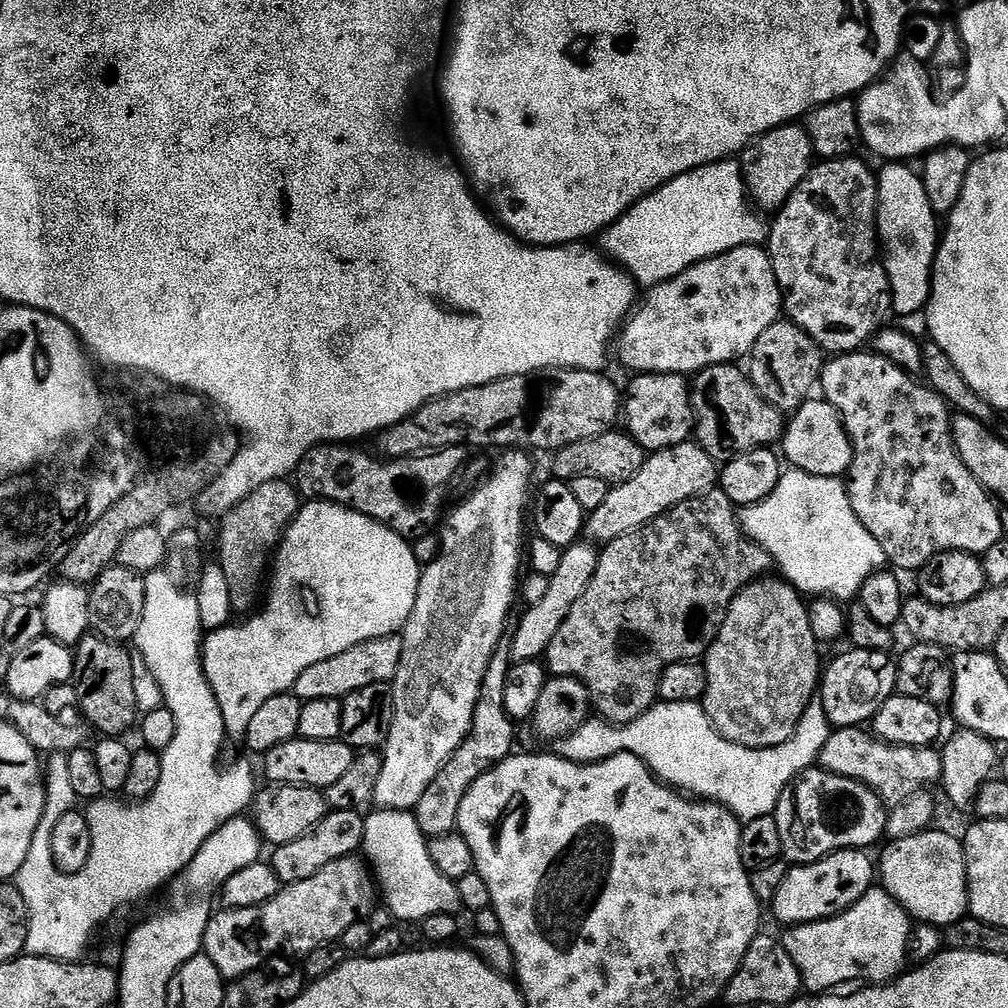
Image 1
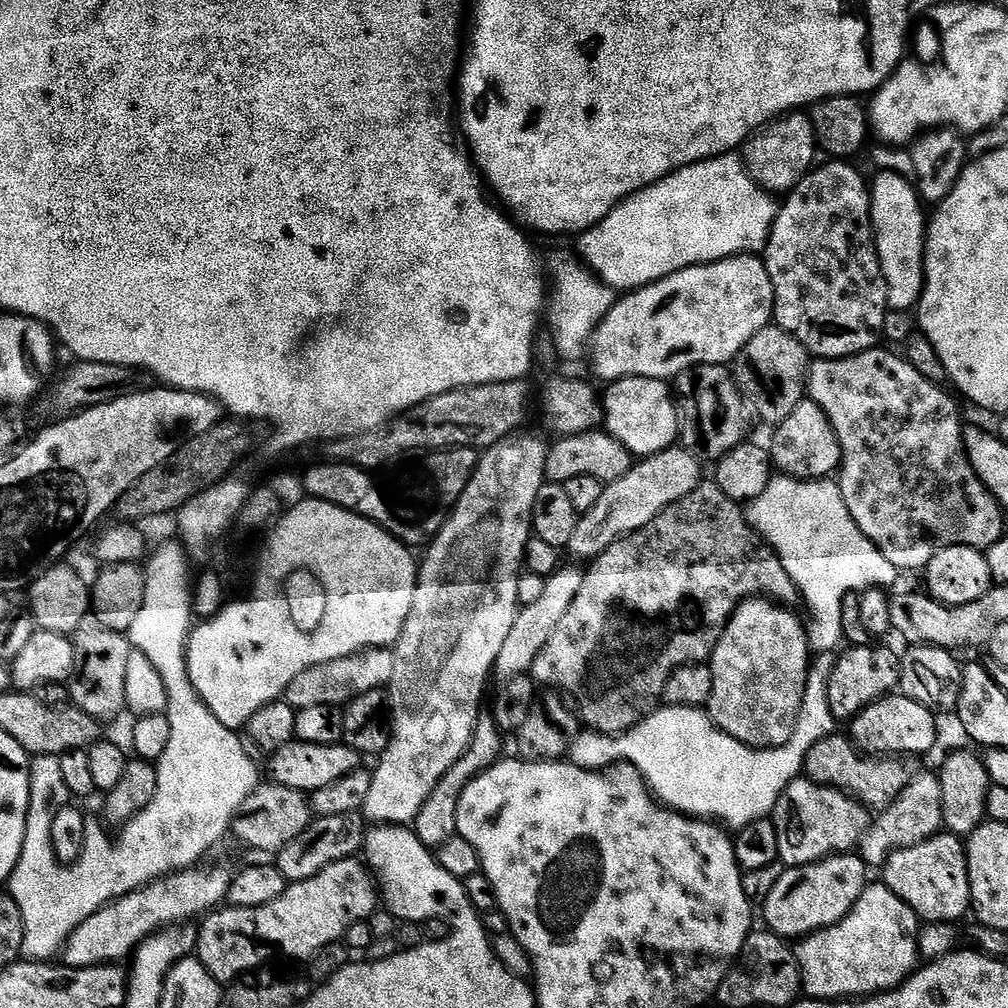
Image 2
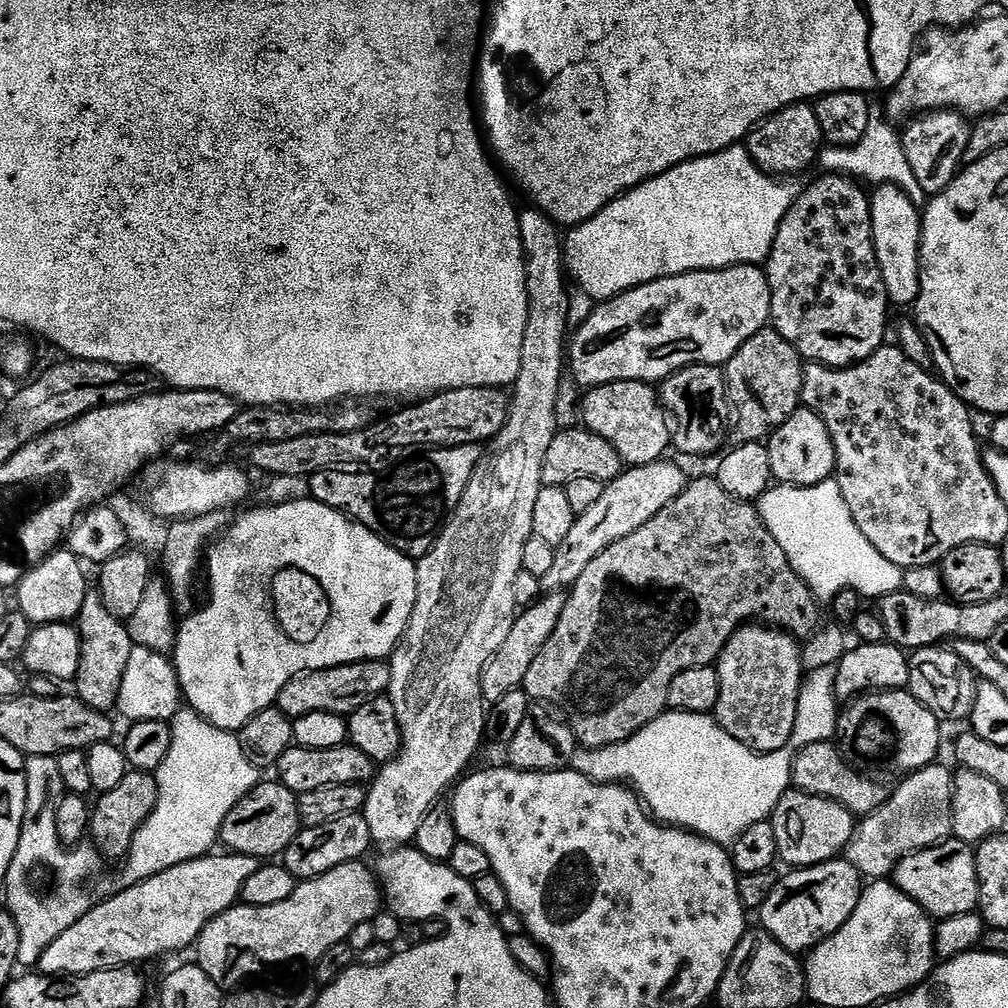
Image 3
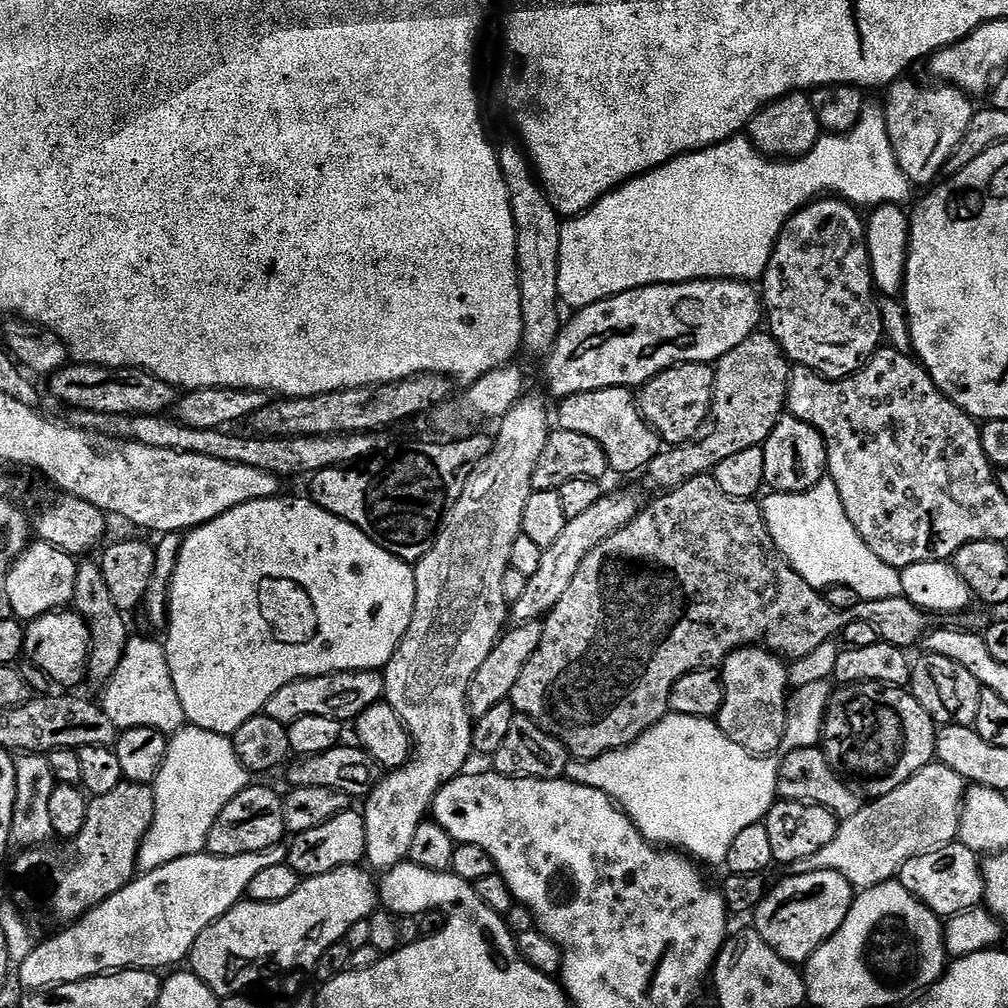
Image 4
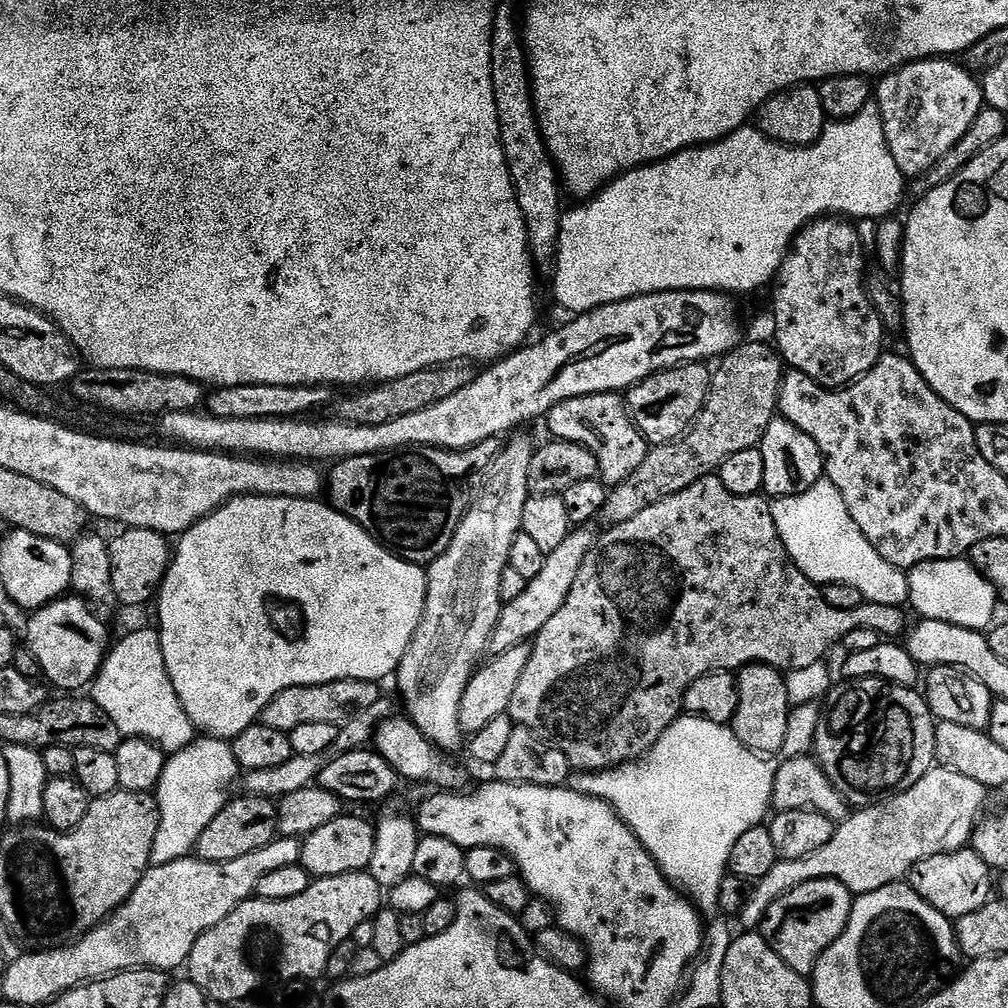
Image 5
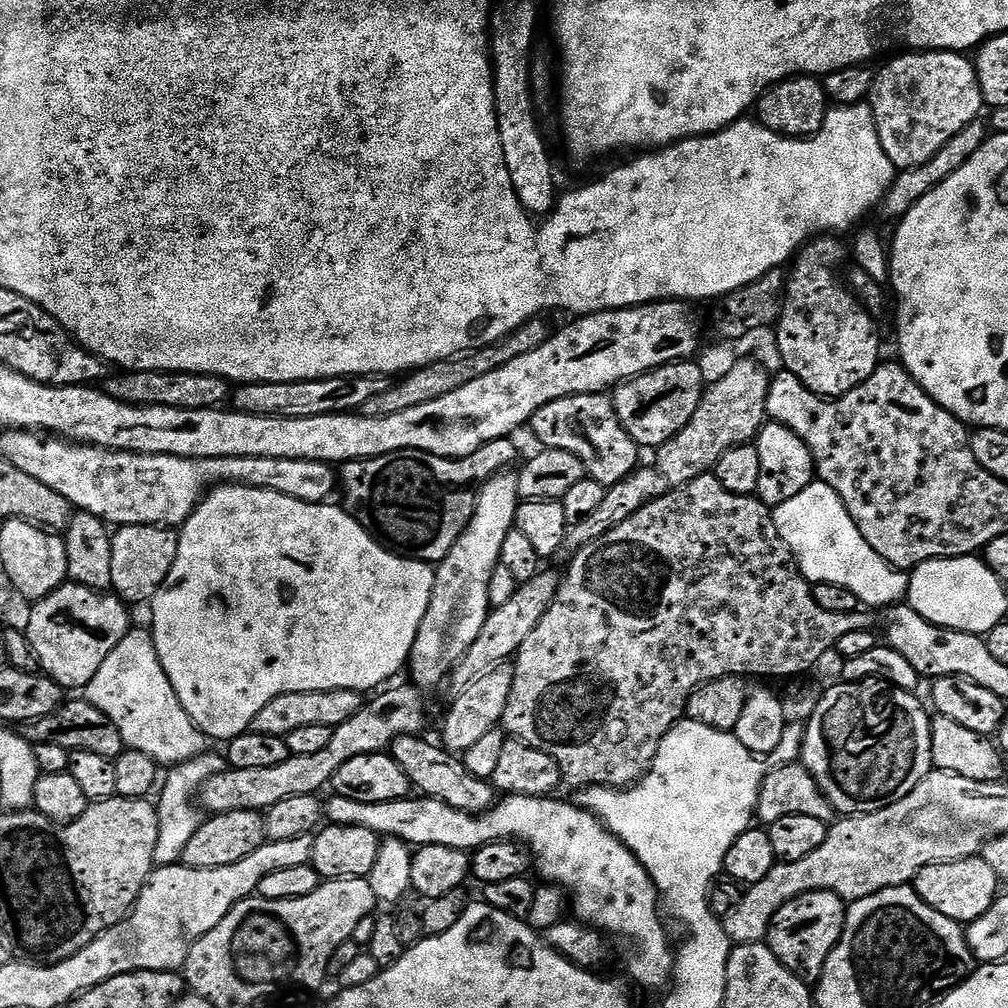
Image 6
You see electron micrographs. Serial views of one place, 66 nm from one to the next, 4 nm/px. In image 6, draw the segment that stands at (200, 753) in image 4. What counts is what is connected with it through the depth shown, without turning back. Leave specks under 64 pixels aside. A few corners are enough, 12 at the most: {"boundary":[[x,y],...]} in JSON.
{"boundary":[[223,755],[175,765],[159,789],[156,864],[175,864],[198,830],[200,787]]}

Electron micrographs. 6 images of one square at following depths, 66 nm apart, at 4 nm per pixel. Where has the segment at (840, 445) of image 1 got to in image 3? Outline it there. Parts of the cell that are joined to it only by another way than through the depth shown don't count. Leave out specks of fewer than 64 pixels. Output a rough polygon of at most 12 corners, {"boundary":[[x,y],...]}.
{"boundary":[[801,406],[768,437],[772,479],[805,488],[835,473],[830,430]]}

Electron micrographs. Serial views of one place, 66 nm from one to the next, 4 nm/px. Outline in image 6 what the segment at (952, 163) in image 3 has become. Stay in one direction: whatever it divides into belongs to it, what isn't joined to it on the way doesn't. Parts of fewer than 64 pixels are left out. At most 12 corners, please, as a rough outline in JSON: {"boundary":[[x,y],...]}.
{"boundary":[[963,52],[893,55],[866,103],[898,170],[986,105]]}

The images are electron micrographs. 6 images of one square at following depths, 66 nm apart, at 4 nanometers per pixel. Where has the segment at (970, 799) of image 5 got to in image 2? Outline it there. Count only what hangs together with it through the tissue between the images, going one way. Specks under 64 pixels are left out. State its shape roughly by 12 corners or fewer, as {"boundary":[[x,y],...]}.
{"boundary":[[917,775],[858,845],[869,866],[944,828],[939,775]]}

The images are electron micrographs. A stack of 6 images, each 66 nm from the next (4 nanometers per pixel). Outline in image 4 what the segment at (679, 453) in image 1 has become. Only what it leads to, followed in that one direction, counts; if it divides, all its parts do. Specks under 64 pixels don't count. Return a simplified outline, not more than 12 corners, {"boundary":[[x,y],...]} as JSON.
{"boundary":[[628,492],[601,495],[544,549],[510,604],[517,625],[543,621],[578,566],[637,513]]}

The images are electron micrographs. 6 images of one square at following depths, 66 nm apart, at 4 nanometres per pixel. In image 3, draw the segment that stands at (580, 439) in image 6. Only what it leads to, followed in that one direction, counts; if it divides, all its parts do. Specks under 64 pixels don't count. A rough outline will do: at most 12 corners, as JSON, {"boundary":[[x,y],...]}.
{"boundary":[[647,380],[583,393],[583,427],[625,465],[661,459],[672,444]]}

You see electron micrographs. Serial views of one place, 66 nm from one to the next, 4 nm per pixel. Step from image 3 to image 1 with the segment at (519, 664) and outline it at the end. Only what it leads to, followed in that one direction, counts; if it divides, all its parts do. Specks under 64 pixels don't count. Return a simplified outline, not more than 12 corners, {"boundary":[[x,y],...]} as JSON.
{"boundary":[[563,549],[542,602],[512,636],[515,663],[540,660],[594,578],[597,549]]}

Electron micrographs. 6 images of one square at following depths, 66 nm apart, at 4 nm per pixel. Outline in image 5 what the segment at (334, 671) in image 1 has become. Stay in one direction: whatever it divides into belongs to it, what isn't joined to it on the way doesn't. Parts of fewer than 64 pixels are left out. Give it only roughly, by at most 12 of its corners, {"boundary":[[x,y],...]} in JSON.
{"boundary":[[370,680],[290,686],[259,723],[290,733],[302,722],[342,726],[382,698]]}

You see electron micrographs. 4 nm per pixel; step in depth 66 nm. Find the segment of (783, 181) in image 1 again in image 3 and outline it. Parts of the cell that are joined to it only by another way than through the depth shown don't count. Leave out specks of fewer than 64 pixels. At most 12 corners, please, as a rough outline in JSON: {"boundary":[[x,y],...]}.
{"boundary":[[811,103],[767,116],[746,137],[777,178],[817,163],[824,144]]}

